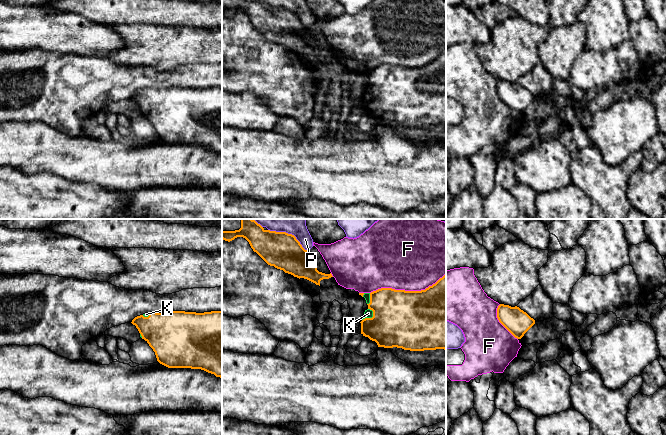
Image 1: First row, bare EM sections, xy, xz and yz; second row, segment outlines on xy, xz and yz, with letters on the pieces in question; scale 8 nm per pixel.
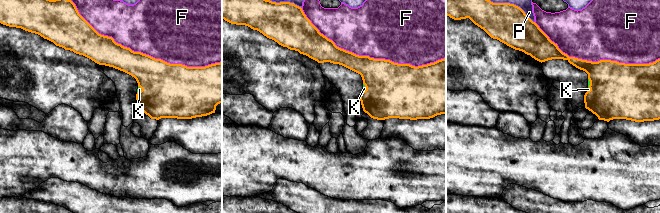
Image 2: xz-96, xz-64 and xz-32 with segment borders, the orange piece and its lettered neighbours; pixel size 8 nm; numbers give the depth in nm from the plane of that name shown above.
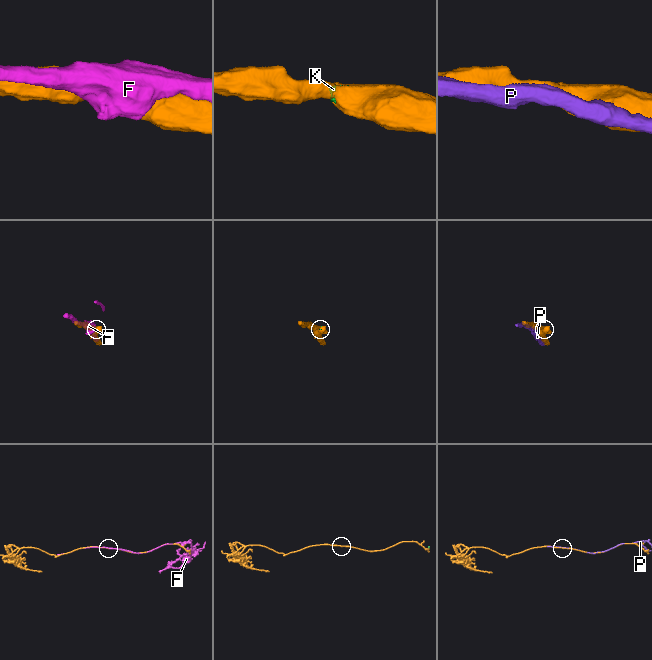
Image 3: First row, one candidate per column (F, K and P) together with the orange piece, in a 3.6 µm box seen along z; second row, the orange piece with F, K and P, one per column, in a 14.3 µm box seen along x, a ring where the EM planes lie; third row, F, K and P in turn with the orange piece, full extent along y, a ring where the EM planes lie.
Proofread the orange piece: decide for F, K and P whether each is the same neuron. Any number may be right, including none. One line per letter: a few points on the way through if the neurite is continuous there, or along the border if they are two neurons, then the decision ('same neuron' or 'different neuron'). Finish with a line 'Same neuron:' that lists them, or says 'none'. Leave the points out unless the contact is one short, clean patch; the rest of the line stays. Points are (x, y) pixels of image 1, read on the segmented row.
F: different neuron
K: same neuron
P: different neuron
Same neuron: K

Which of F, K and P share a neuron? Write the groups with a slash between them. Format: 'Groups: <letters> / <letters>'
Groups: F / K / P

